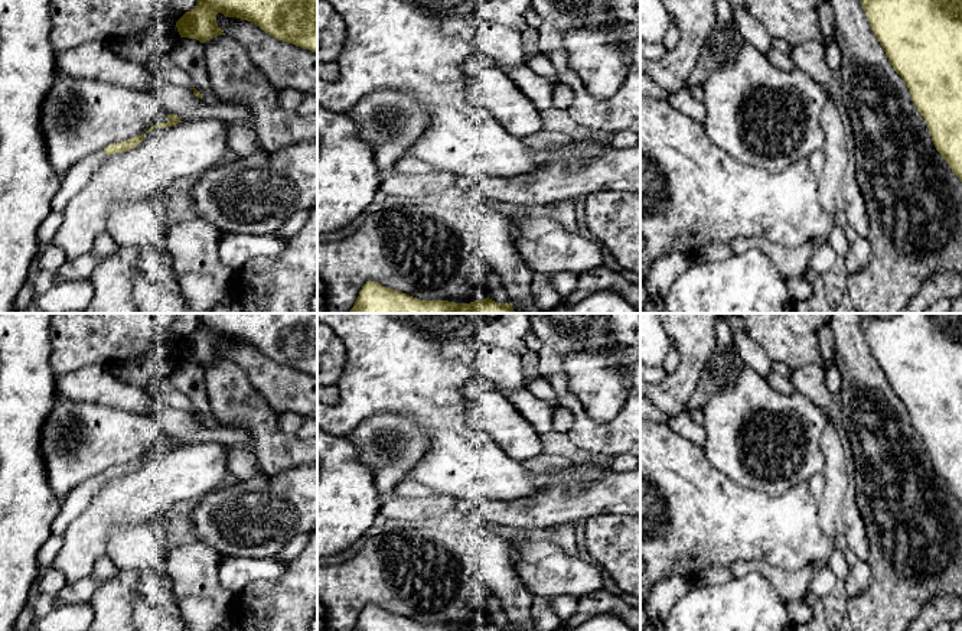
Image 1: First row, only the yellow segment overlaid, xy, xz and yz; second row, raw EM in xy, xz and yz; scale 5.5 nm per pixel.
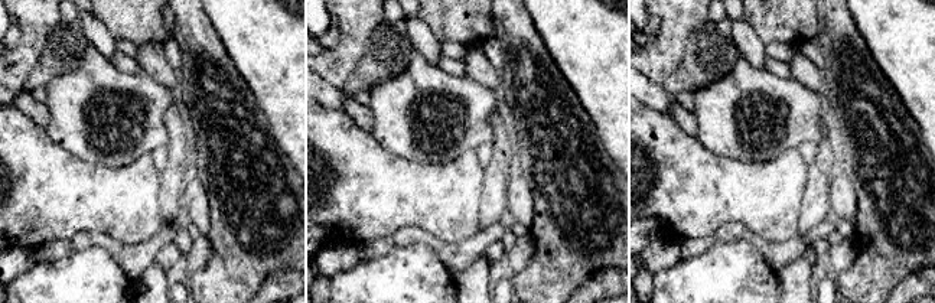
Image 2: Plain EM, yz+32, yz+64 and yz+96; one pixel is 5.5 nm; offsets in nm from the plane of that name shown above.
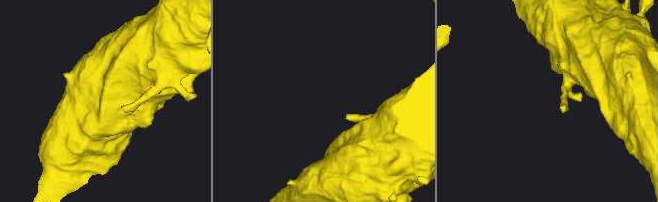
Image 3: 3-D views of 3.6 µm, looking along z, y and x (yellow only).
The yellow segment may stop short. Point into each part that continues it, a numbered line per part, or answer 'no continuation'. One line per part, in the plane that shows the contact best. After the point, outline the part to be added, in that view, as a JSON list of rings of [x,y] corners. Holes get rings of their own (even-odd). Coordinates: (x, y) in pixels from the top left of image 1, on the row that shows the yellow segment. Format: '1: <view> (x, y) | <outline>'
1: xy (80, 175) | [[[104,149],[84,157],[63,176],[62,185],[52,199],[52,211],[62,212],[72,196],[87,186],[94,172],[107,157]]]

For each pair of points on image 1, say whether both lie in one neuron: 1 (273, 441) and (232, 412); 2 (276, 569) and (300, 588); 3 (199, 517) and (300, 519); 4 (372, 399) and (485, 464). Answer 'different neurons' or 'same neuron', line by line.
1: same neuron
2: different neurons
3: same neuron
4: same neuron

